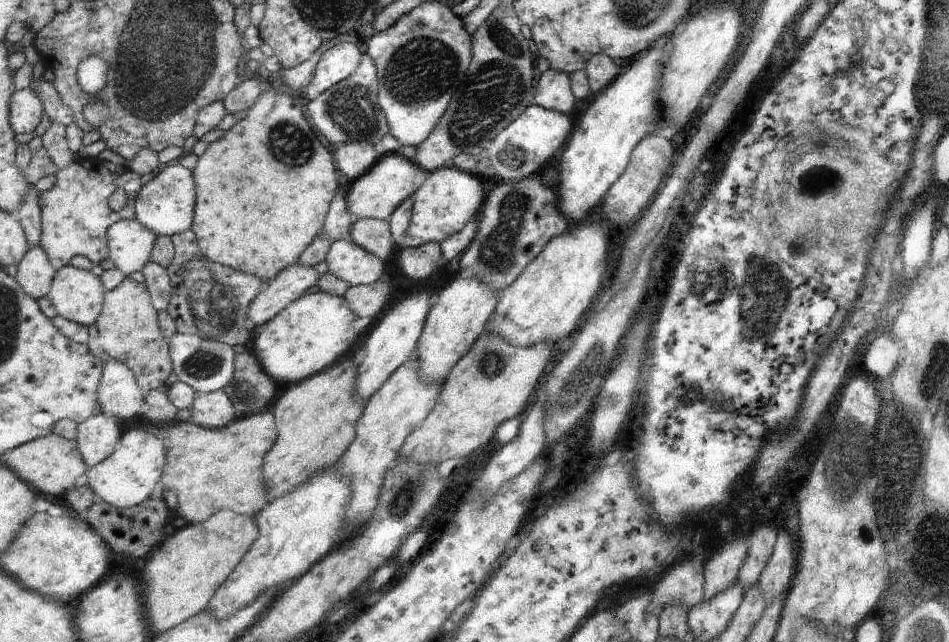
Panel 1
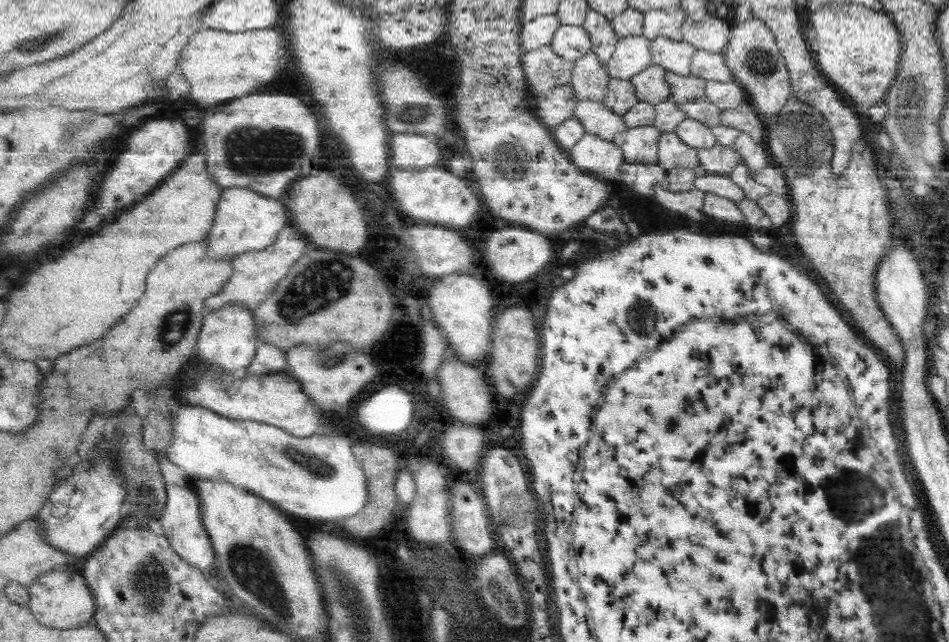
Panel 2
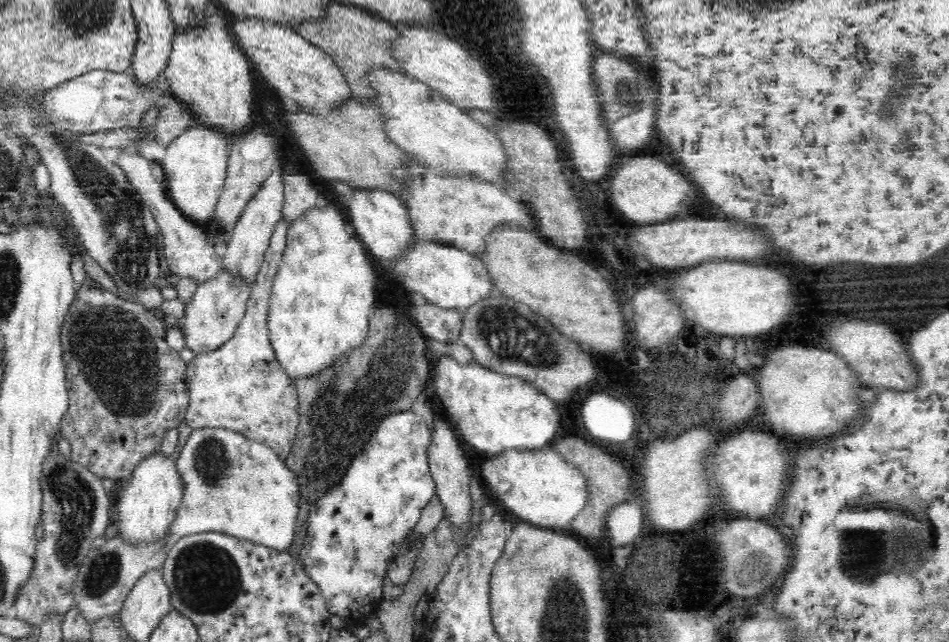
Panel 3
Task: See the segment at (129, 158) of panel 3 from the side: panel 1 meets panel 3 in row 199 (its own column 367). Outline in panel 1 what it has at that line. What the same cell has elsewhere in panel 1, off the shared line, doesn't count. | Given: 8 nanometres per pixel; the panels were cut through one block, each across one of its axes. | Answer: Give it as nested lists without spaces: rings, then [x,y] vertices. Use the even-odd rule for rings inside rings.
[[[345,142],[336,146],[335,160],[341,173],[349,182],[367,174],[384,154],[377,154],[370,142]]]

